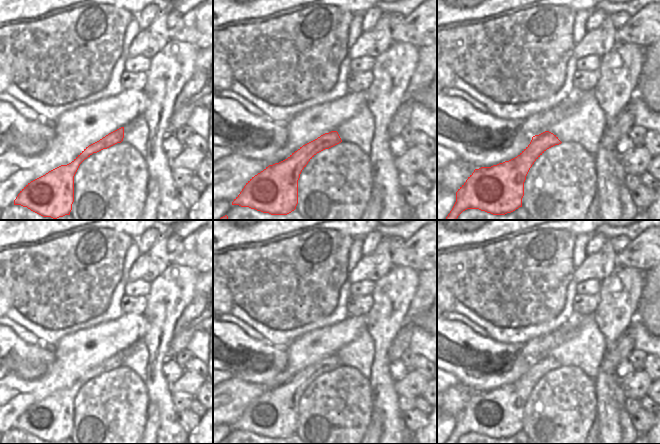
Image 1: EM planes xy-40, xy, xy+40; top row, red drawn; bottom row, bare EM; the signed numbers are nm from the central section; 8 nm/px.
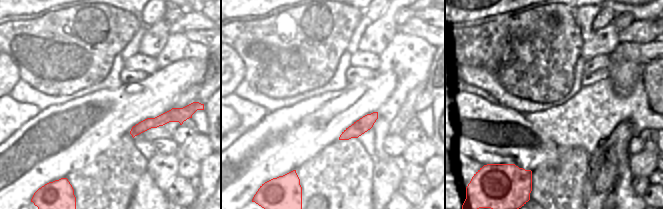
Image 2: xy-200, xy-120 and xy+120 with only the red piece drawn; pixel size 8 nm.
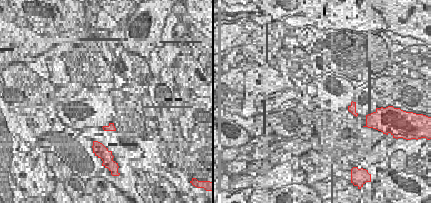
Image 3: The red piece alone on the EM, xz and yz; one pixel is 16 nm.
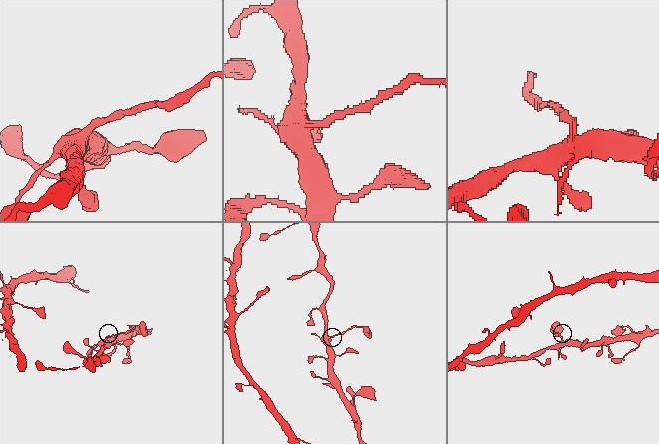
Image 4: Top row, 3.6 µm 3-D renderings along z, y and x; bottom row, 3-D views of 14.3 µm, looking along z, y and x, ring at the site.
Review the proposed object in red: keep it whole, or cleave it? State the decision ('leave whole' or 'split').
leave whole

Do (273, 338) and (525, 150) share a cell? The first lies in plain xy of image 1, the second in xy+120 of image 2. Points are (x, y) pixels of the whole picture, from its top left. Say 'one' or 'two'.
two

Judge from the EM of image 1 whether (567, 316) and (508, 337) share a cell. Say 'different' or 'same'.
same

